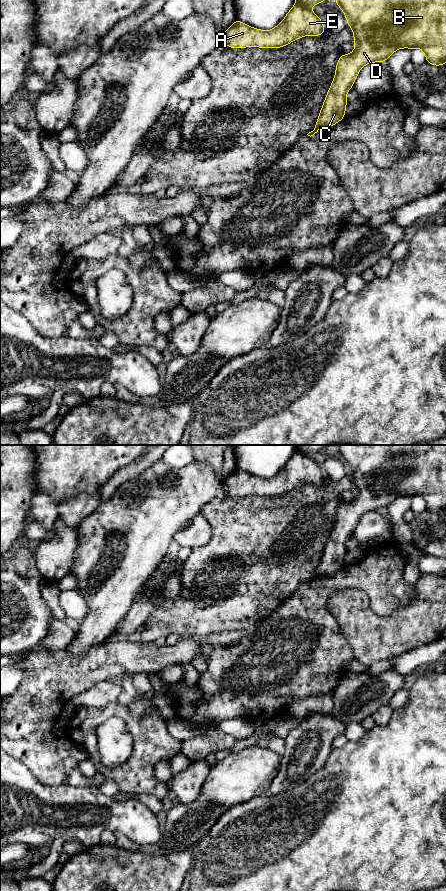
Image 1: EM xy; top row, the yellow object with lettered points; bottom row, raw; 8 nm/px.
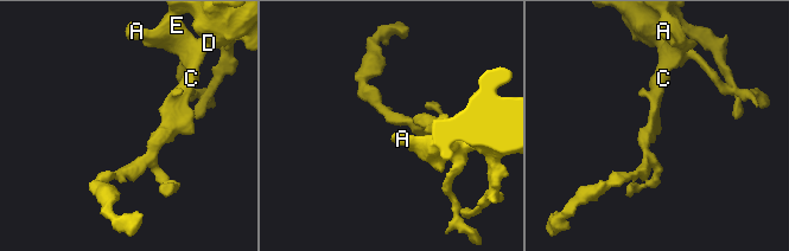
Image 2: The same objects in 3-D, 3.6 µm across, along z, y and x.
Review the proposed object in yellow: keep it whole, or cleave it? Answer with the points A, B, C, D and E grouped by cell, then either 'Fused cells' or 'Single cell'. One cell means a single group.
Groups: A B C D E. Single cell

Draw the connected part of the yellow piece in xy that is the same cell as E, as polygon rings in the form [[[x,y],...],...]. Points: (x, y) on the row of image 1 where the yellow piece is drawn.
[[[297,0],[283,21],[270,31],[252,28],[235,20],[223,34],[227,47],[279,48],[303,36],[322,36],[326,28],[321,19],[309,7],[325,0]]]

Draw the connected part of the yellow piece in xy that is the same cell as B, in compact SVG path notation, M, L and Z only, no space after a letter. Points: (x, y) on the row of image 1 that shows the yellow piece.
M334 0L334 1L338 4L340 9L344 12L347 19L347 23L353 30L355 49L349 55L345 55L343 53L341 54L336 65L334 80L325 97L325 101L323 103L322 109L317 119L316 126L313 131L307 134L310 137L313 136L315 133L317 133L320 129L335 125L346 116L345 115L345 108L347 105L346 93L349 89L352 89L354 81L360 69L364 65L371 62L385 62L389 58L389 56L393 54L399 48L410 48L410 49L421 48L425 53L426 62L428 62L429 64L439 66L439 65L445 65L446 63L446 0Z

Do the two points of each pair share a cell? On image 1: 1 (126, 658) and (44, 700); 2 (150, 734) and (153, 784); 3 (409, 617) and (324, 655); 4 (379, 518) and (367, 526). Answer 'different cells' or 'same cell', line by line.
1: same cell
2: same cell
3: different cells
4: same cell

